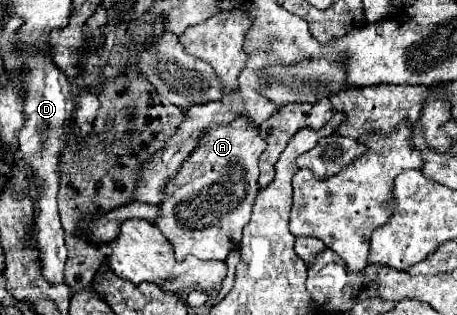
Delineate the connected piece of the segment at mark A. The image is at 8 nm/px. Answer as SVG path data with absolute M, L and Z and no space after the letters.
M237 117L227 125L215 125L203 131L197 147L163 187L165 197L159 203L159 215L153 221L173 245L177 261L187 255L225 261L229 251L239 245L243 227L251 217L255 193L259 191L257 163L265 145L259 127L247 117Z

